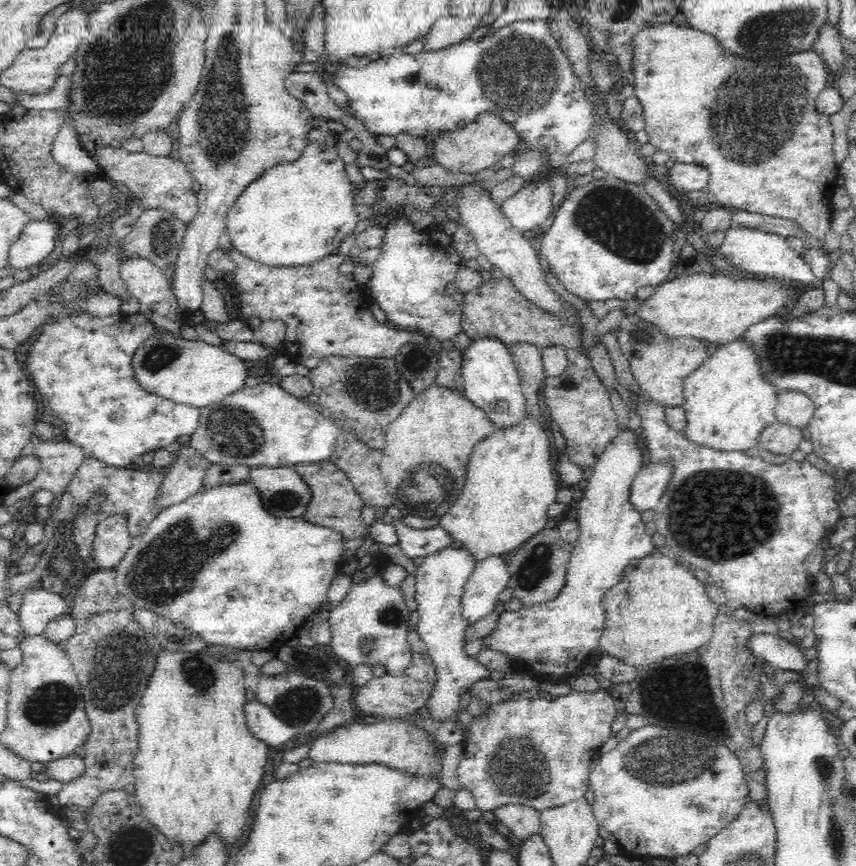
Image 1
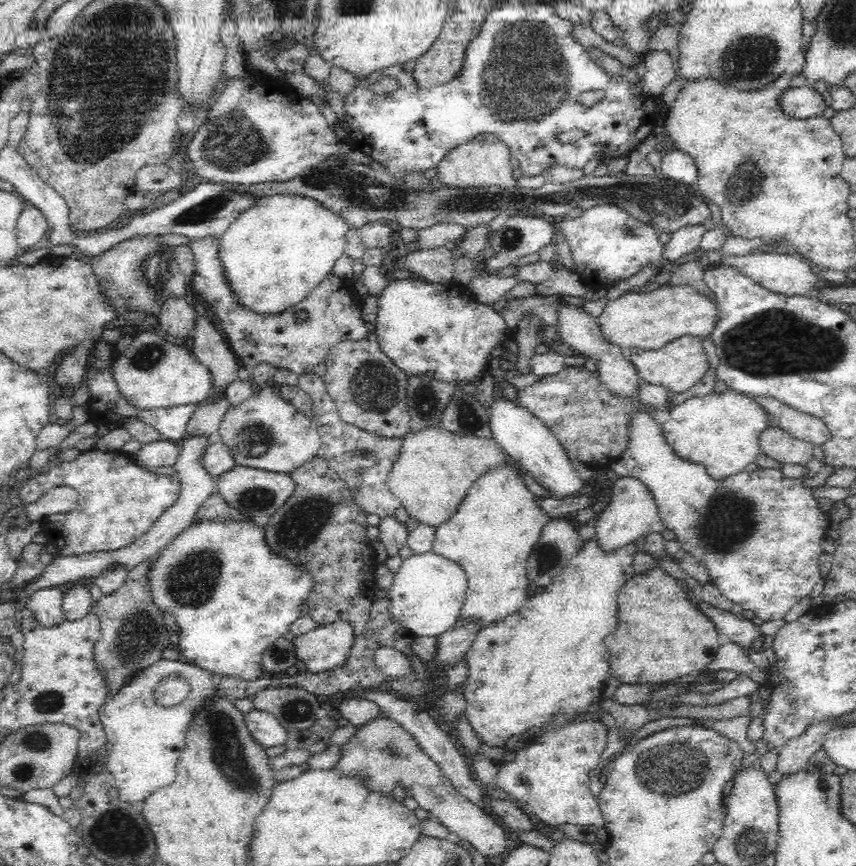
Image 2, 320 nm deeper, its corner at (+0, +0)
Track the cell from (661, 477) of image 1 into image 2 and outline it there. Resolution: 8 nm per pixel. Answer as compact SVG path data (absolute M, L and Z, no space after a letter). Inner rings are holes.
M620 477L612 486L609 502L599 507L595 532L604 550L612 551L648 534L654 520L657 520L657 506L650 489L636 478Z

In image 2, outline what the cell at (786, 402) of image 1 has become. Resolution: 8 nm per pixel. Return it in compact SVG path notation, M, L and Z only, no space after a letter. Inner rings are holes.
M756 398L756 401L762 402L771 420L793 437L822 446L831 436L825 422L812 414L796 410L775 398Z

